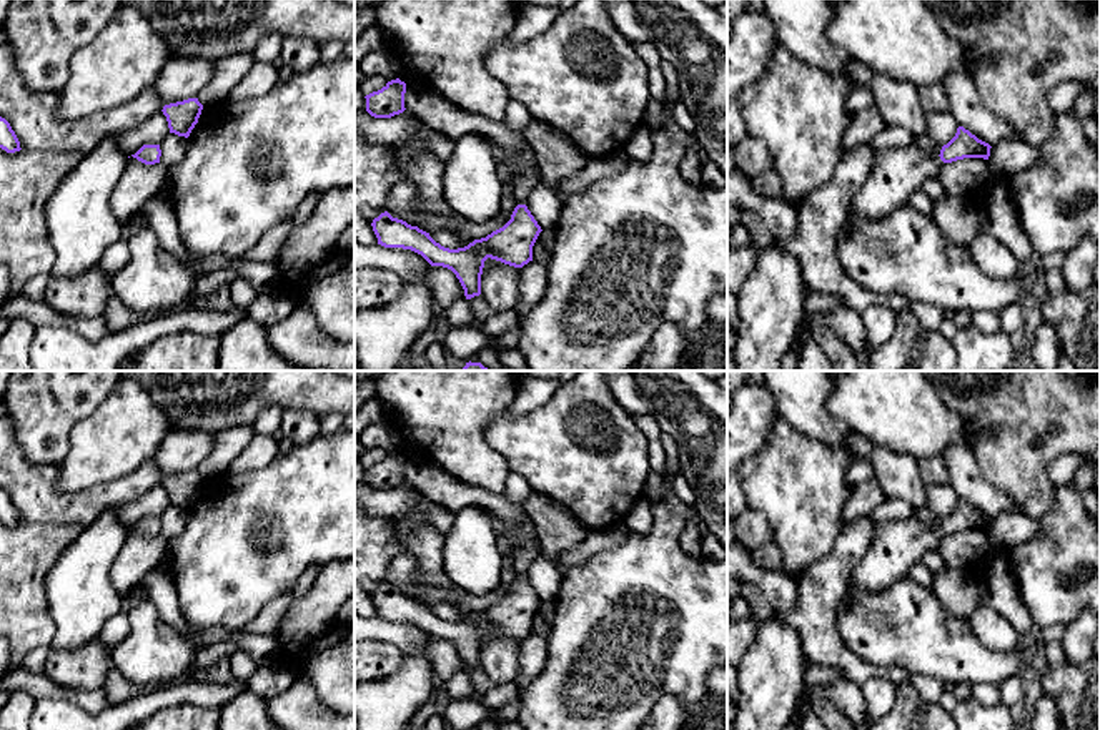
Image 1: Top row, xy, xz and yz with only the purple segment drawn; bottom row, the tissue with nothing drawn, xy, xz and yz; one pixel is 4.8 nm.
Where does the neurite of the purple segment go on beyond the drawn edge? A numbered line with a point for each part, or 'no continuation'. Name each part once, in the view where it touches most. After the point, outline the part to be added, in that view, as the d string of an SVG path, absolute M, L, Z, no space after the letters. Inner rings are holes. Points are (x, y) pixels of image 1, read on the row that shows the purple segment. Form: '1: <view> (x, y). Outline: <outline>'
1: xz (526, 178). Outline: M494 145L494 156L498 163L509 163L514 166L516 178L511 196L516 200L518 205L526 205L531 190L541 180L539 171L534 166L534 155L528 148L524 148L516 156L509 156Z

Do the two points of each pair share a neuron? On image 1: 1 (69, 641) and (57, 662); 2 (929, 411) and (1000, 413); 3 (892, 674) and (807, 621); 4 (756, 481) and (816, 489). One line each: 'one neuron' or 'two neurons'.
1: two neurons
2: two neurons
3: one neuron
4: one neuron

